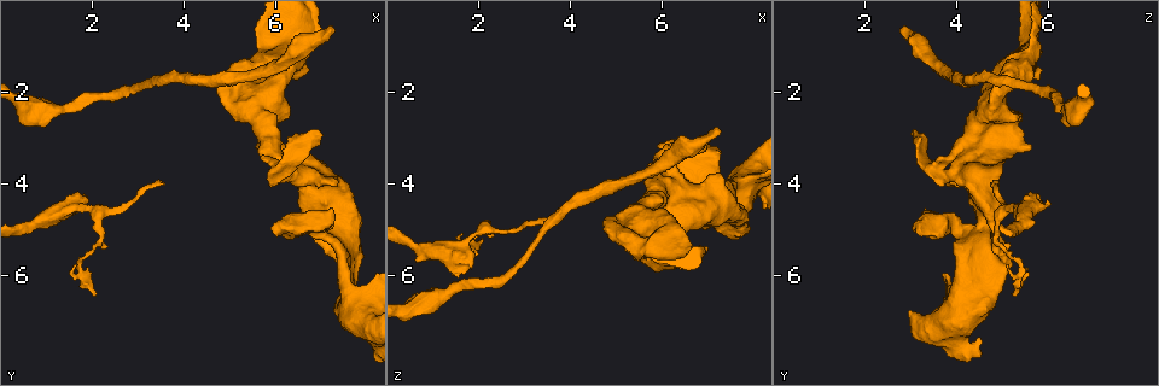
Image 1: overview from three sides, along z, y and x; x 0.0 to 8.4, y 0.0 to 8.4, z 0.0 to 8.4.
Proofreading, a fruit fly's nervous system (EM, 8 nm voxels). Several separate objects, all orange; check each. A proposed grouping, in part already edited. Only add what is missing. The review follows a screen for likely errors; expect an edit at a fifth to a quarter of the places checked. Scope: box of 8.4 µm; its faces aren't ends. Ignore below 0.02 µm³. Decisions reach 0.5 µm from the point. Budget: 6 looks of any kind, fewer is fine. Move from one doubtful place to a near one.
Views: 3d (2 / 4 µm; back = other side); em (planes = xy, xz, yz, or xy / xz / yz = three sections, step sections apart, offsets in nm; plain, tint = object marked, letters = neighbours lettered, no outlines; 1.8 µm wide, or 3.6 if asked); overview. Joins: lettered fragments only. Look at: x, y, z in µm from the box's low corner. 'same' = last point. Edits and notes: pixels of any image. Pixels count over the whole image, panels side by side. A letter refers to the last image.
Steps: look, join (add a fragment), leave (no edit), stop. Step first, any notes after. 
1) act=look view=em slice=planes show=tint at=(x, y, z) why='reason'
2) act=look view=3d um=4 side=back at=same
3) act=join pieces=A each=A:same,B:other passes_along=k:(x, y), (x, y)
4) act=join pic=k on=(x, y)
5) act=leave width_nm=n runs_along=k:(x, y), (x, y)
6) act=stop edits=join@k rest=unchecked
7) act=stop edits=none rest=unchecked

act=look view=3d um=2 at=(7.30, 0.65, 2.95) why='long arm stops here'

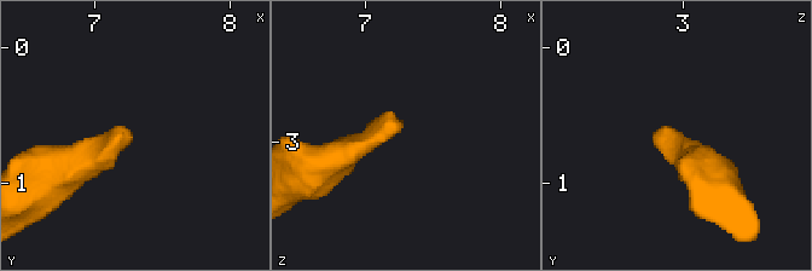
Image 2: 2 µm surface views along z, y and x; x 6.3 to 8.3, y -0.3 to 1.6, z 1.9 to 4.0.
act=look view=em slice=xy step=16 show=tint at=(7.28, 0.66, 2.92)

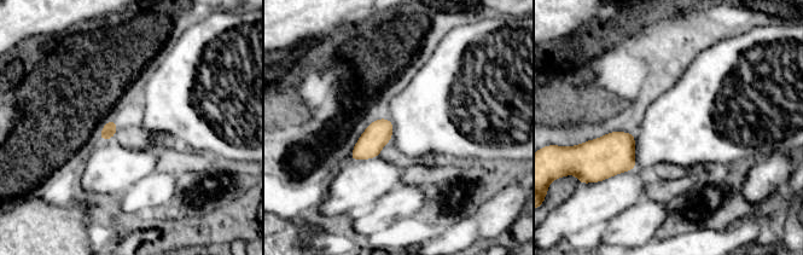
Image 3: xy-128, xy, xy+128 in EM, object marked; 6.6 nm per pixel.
act=look view=em slice=xz step=4 show=letters at=same why='another direction'

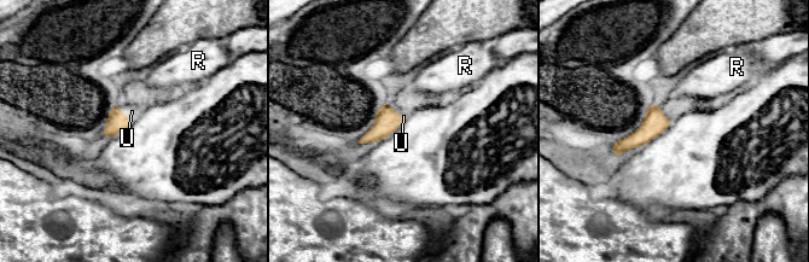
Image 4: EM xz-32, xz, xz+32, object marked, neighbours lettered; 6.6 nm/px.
act=join pieces=U each=R:other,U:same passes_along=4:(117, 122), (122, 112), (132, 111) found='the cell continues'

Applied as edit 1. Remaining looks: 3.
act=look view=3d um=4 at=(6.00, 5.05, 3.15) why='branch stops here'

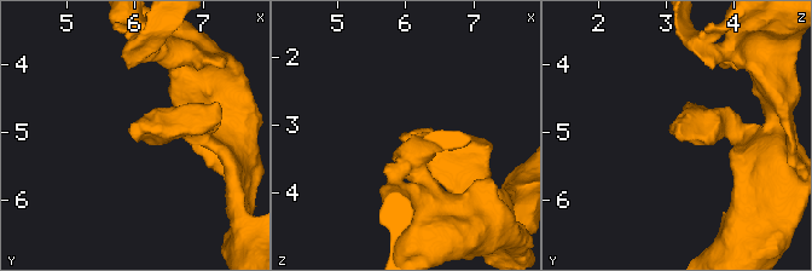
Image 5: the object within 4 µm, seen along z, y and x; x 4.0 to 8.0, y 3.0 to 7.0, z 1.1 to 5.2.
act=look view=em um=3.6 slice=xy step=4 show=letters at=(5.90, 5.00, 3.15) why='shape alone is not enough'

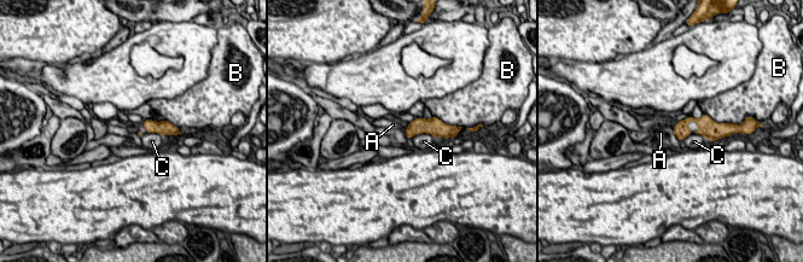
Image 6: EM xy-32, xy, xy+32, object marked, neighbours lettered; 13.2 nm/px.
act=look view=em um=3.6 slice=planes show=letters at=same why='cut it another way'

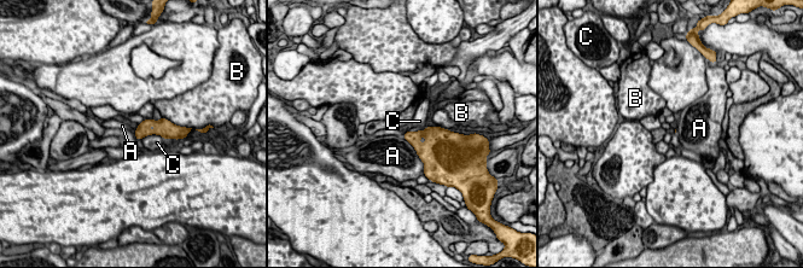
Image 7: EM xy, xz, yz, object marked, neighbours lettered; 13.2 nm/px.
act=leave each=A:other,B:other,C:other border=7:(402, 137), (413, 147), (424, 169) found='none of them fits'

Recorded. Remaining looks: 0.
act=stop edits=join@4 rest=unchecked

